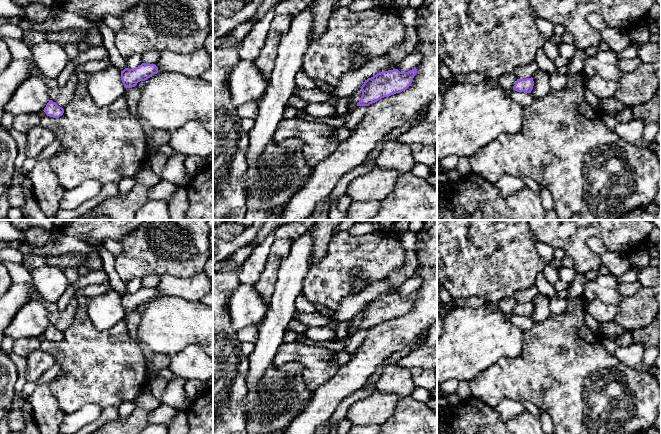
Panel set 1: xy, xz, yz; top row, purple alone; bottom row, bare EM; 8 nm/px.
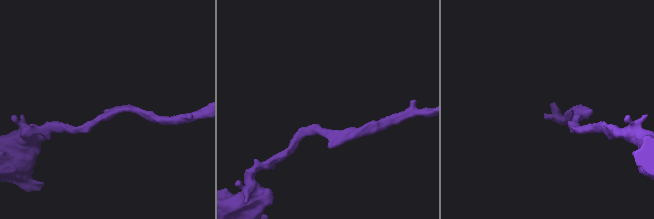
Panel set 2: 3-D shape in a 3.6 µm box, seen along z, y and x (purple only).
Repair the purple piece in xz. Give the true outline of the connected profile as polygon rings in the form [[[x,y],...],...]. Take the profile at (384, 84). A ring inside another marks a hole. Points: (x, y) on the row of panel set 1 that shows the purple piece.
[[[398,69],[380,72],[365,80],[360,87],[362,96],[357,106],[369,106],[379,99],[389,97],[406,90],[412,83],[417,69],[400,72]]]

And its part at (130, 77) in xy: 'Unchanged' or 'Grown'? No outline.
Unchanged

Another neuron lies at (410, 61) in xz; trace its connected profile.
[[[413,51],[401,60],[401,63],[397,69],[400,72],[408,72],[416,68],[417,65],[420,63],[421,59],[422,56],[418,52]]]

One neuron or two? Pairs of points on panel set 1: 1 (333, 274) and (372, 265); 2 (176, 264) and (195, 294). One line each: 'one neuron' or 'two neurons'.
1: one neuron
2: two neurons

